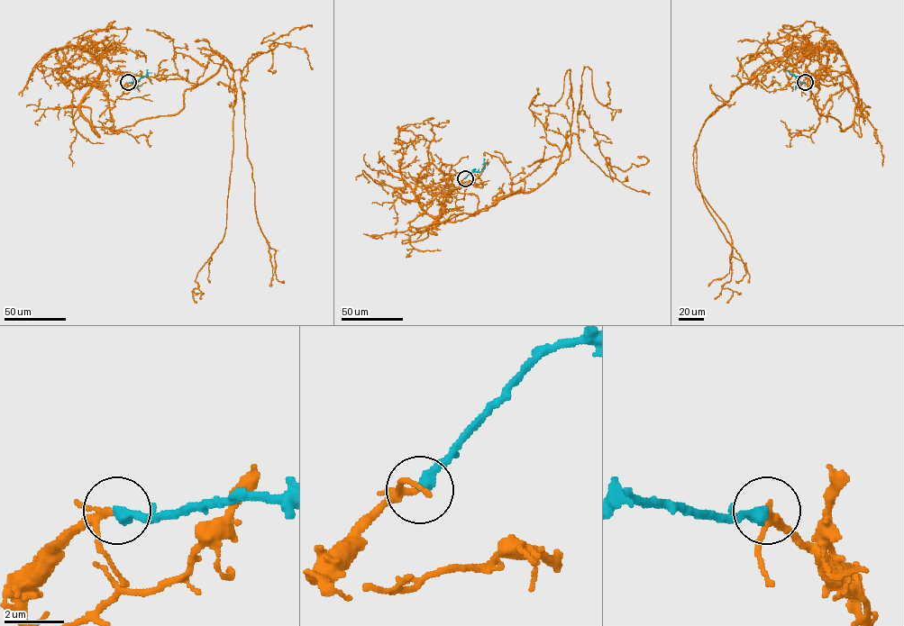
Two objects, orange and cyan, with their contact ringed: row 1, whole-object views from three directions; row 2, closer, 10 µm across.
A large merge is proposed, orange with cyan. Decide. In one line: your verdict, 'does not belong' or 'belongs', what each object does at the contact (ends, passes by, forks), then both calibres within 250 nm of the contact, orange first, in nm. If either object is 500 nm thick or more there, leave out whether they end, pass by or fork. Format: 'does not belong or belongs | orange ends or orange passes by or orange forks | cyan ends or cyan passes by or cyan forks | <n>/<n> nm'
belongs | orange forks | cyan ends | 160/400 nm

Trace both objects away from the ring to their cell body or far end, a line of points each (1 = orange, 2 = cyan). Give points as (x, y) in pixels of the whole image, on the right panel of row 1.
1: (805, 82), (821, 109), (853, 77), (770, 61), (703, 124), (697, 185), (732, 240), (708, 286)
2: (805, 82), (798, 82), (798, 77), (785, 69)

